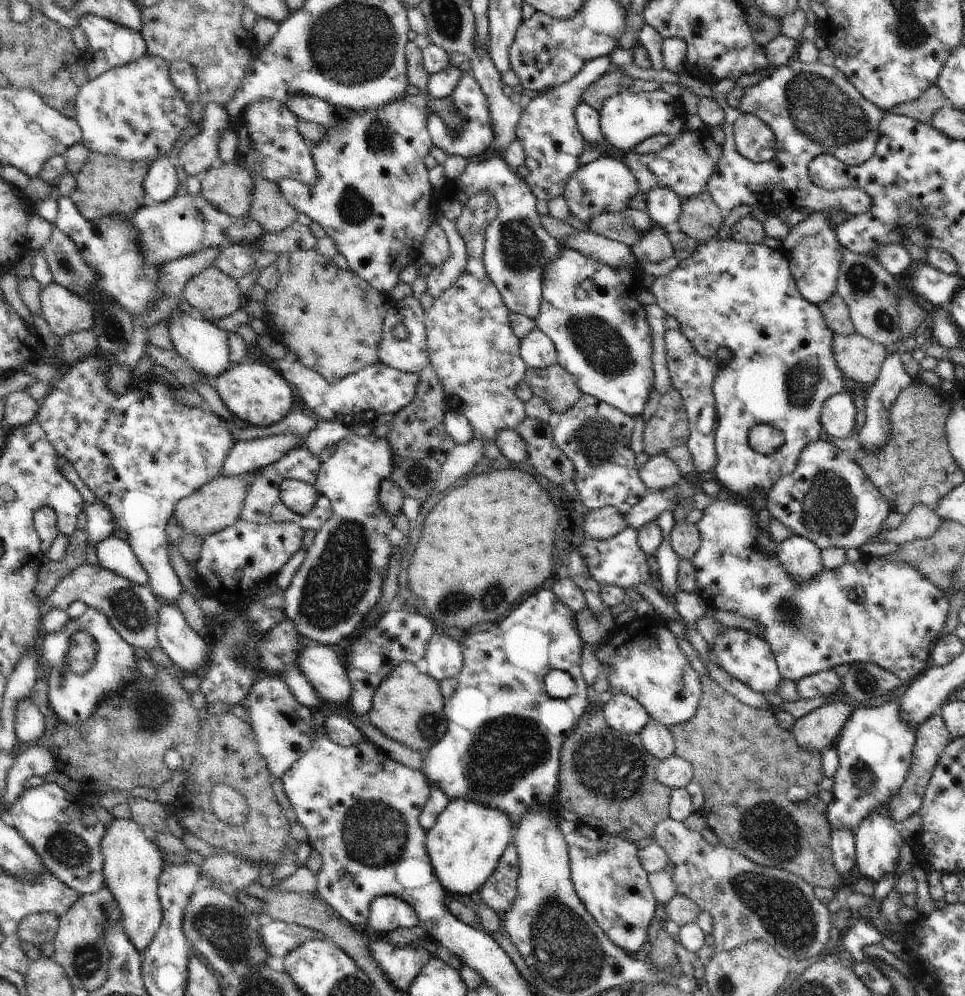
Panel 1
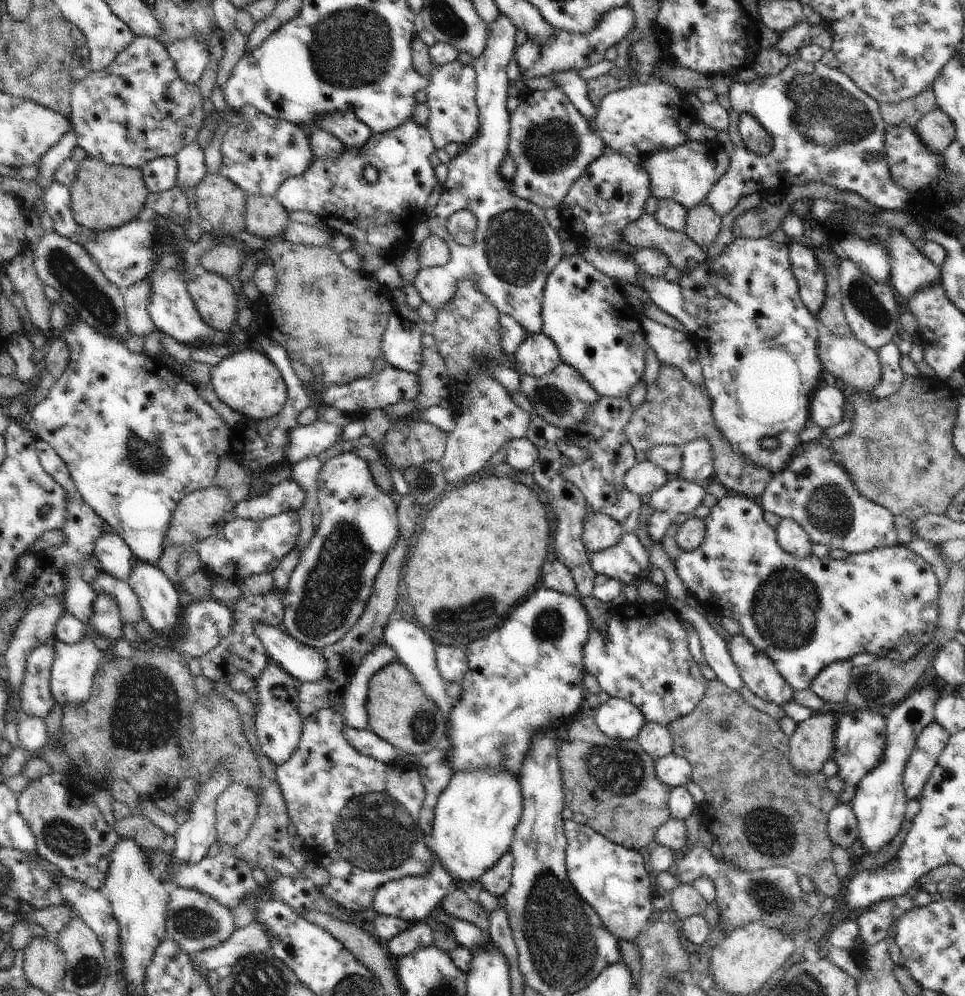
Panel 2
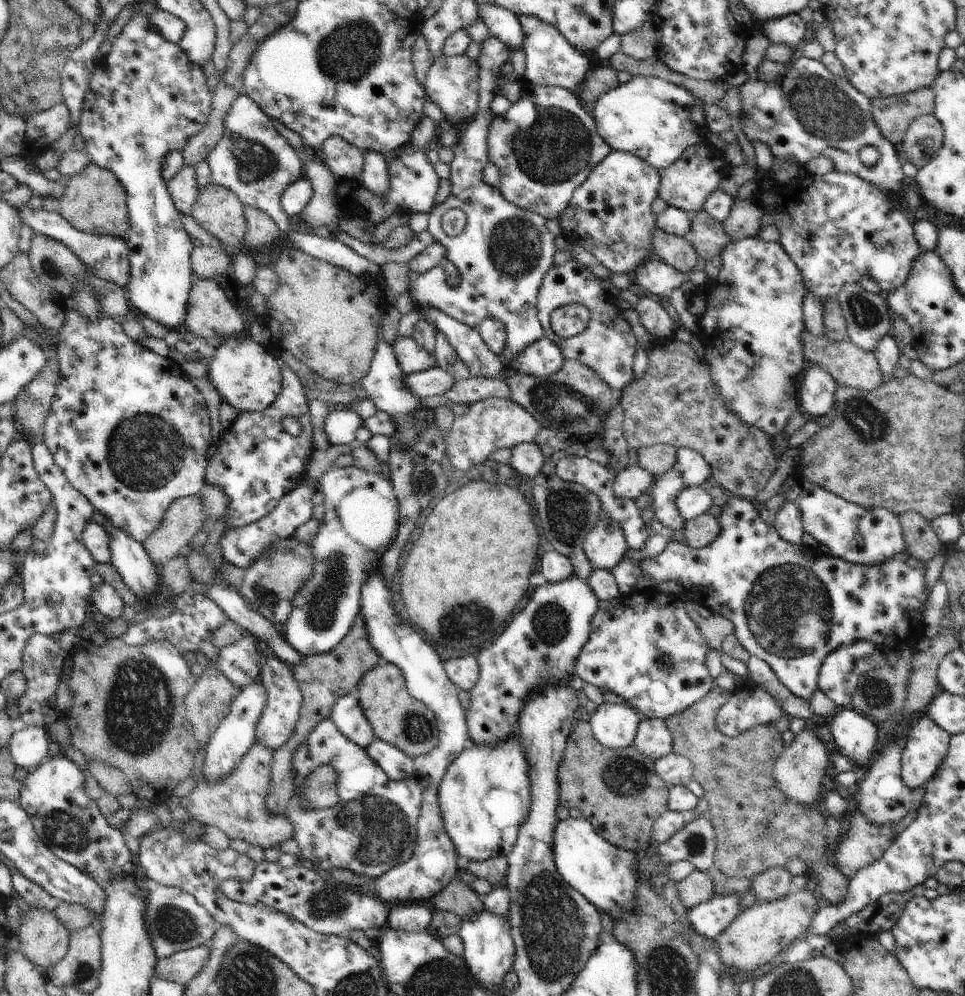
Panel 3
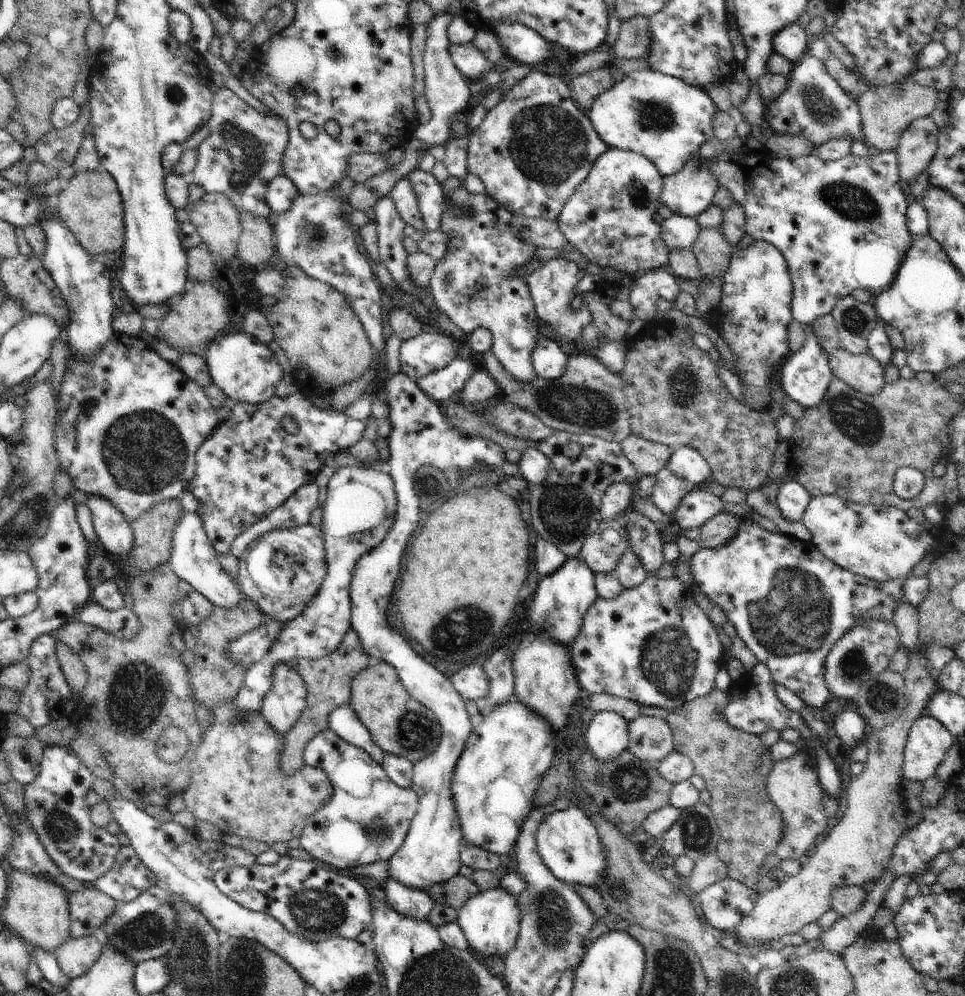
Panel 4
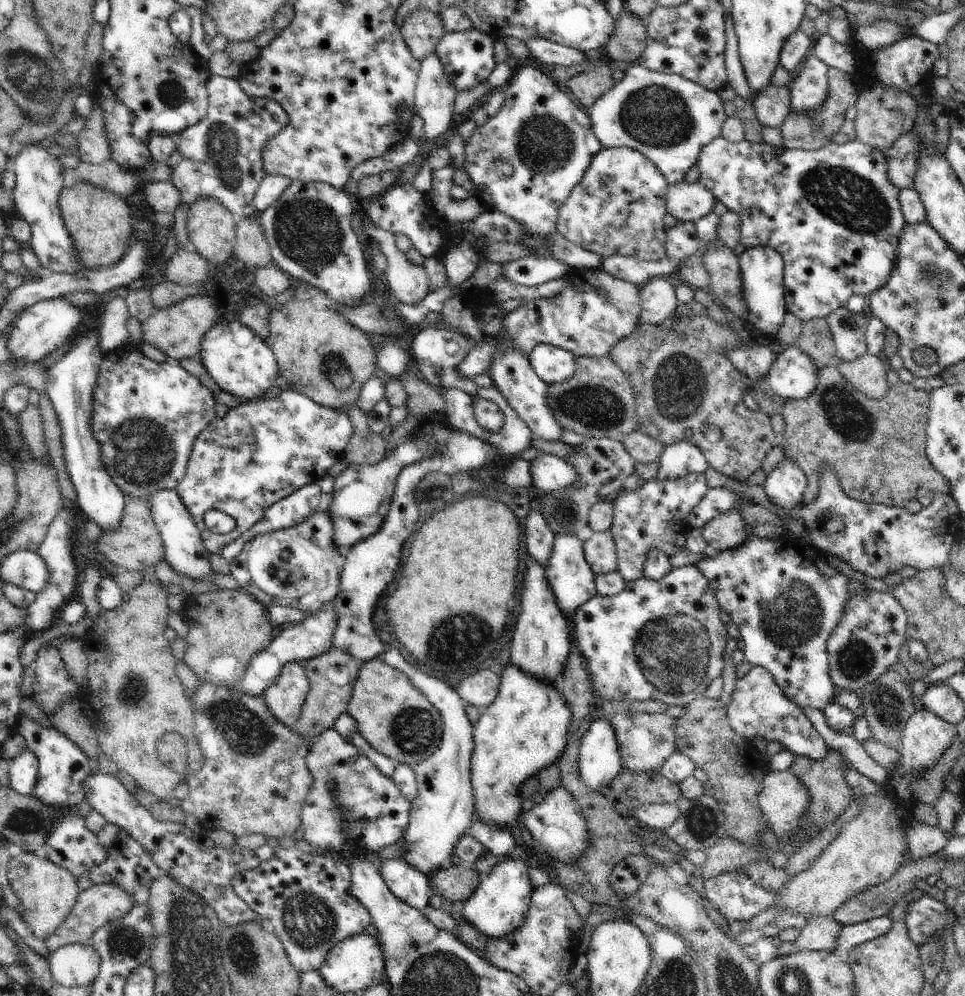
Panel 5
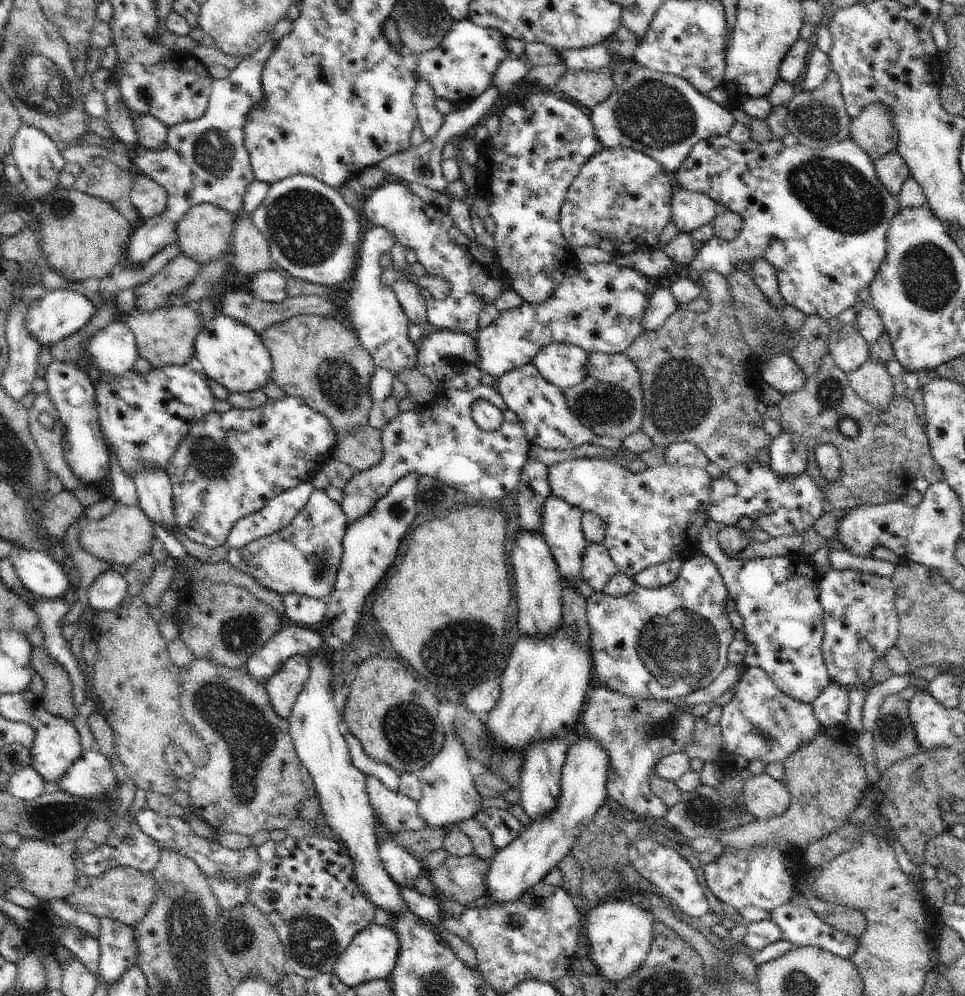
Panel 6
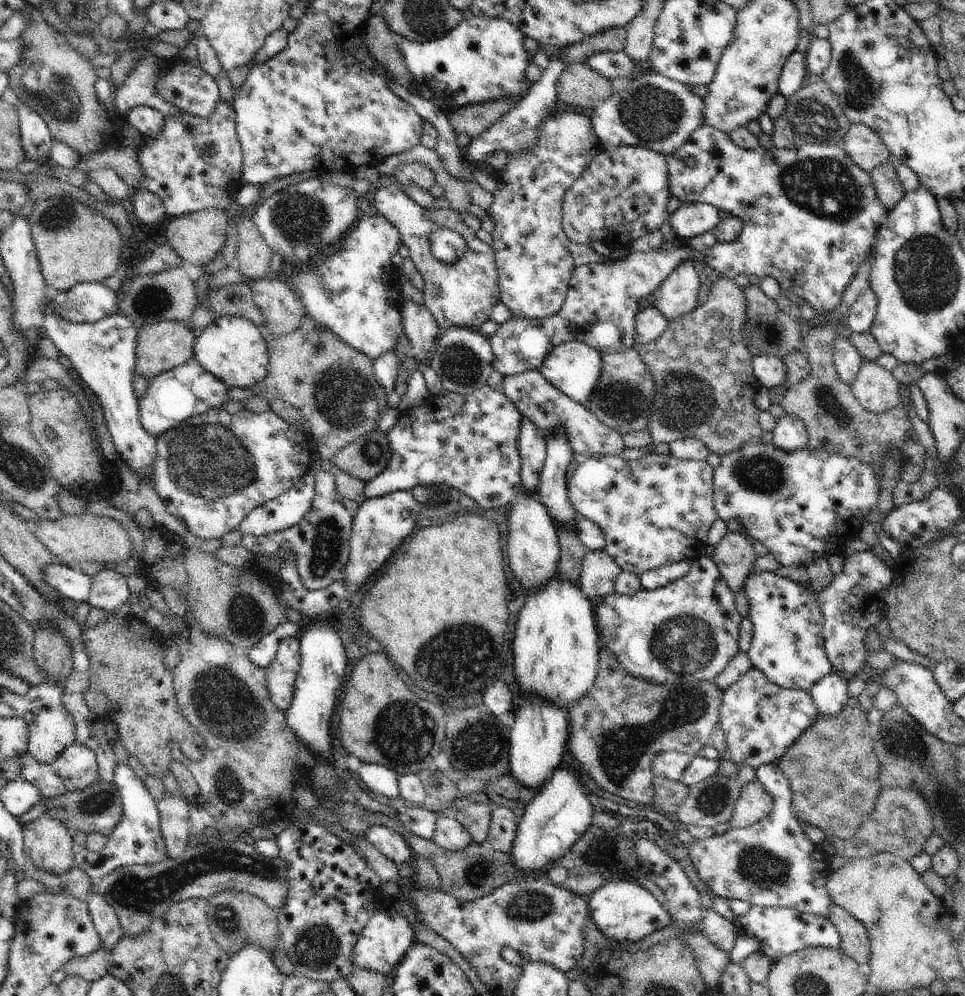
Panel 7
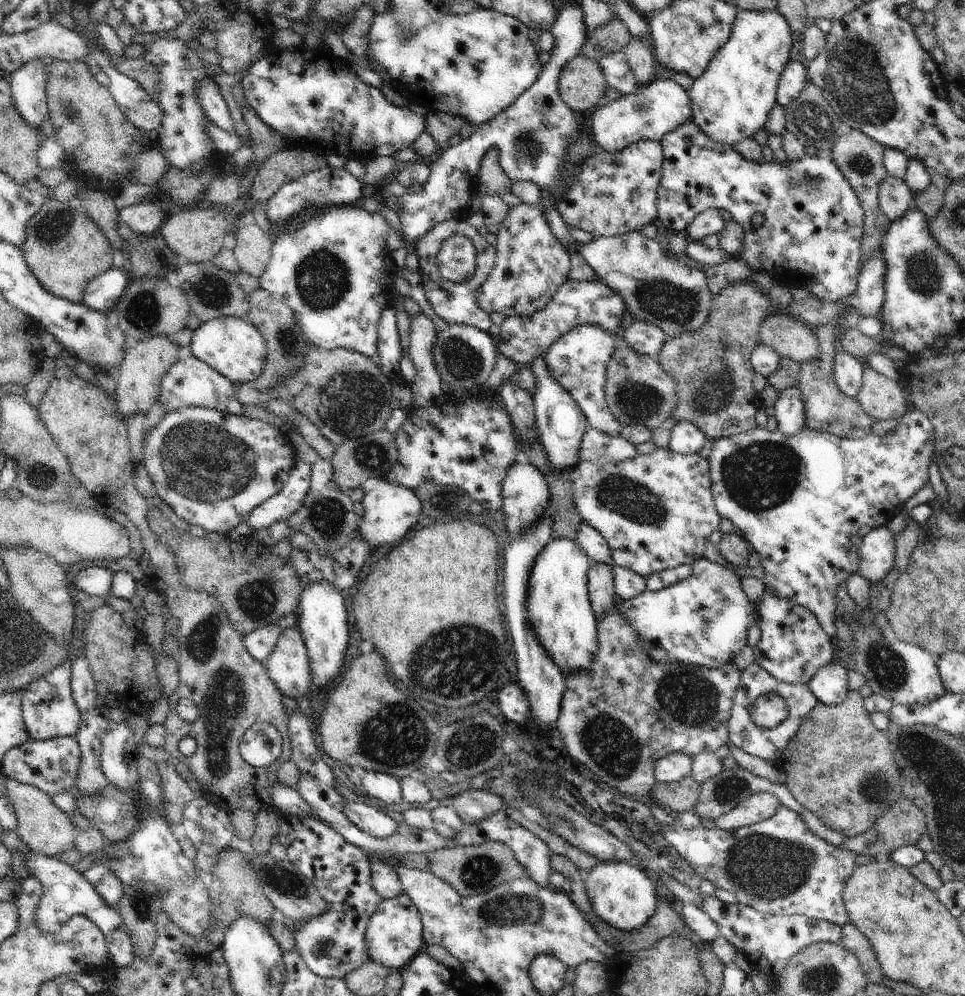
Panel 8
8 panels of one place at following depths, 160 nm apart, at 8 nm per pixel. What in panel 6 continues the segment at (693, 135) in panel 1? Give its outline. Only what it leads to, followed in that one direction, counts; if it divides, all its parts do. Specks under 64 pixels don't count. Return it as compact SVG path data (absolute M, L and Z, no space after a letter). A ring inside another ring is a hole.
M680 189L671 198L671 220L679 232L691 233L714 220L716 204L707 194Z

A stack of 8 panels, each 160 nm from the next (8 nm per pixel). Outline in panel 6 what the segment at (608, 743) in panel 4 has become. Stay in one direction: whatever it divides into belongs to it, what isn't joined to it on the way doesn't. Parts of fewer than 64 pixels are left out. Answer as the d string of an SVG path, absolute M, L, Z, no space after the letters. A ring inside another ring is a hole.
M586 736L570 742L562 767L557 807L541 819L532 821L514 842L495 854L486 875L488 905L505 905L521 899L570 852L577 836L597 817L600 807L610 801L607 793L609 766L608 751L600 741Z

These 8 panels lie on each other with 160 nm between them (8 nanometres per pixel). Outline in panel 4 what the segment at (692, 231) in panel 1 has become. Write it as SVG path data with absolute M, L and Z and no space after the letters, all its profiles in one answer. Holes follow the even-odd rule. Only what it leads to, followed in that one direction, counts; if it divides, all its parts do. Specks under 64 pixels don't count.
M702 227L691 249L696 255L702 275L722 276L727 270L732 245L716 227Z

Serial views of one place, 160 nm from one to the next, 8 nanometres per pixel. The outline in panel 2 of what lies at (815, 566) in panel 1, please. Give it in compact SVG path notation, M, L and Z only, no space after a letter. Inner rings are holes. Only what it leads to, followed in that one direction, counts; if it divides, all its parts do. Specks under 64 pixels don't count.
M782 519L776 530L778 544L788 554L805 559L813 553L813 543L809 534L797 522L792 519Z

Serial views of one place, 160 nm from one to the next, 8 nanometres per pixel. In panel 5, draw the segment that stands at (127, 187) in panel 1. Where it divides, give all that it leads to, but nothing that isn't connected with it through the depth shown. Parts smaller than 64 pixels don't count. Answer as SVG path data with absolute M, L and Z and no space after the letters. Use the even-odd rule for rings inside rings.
M80 178L74 186L62 188L59 207L84 269L107 268L122 260L133 236L133 216L124 198Z

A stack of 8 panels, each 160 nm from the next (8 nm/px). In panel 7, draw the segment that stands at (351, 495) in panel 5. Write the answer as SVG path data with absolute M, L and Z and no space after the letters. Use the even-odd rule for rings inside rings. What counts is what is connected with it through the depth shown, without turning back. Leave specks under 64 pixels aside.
M488 384L481 386L478 390L467 395L448 392L448 394L444 395L431 396L426 402L422 403L422 406L417 406L416 408L410 408L410 410L404 411L400 415L398 422L392 427L392 430L389 430L385 434L386 440L388 440L389 449L391 450L388 466L385 467L380 474L377 474L372 480L369 480L364 485L364 496L366 499L371 499L392 494L395 490L410 491L411 488L414 488L415 486L446 485L451 486L452 488L457 488L464 494L470 496L470 498L474 498L479 506L482 506L485 510L486 508L500 508L500 506L506 506L514 496L521 492L522 488L521 454L518 442L522 419L523 416L516 408L516 405L504 393L492 388Z

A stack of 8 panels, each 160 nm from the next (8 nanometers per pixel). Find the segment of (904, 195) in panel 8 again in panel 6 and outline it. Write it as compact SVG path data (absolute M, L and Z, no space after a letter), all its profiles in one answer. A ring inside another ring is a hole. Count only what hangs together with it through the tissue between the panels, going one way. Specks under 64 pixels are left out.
M894 149L875 161L875 165L880 182L896 197L904 182L911 177L902 155Z

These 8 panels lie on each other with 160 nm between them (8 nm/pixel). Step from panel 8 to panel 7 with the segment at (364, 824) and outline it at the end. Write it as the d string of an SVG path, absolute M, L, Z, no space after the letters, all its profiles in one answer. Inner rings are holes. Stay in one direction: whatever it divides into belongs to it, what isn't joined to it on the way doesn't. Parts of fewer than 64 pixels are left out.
M374 825L367 829L366 835L366 841L376 847L380 854L389 858L394 864L408 862L412 865L412 860L415 858L413 850L405 838L393 828Z

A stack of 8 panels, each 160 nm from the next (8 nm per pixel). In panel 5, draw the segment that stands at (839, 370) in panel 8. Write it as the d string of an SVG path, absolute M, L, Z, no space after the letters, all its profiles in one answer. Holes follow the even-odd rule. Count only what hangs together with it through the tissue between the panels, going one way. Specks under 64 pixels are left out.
M840 307L827 316L828 327L835 342L835 360L855 361L867 353L865 332L871 311L853 313L848 307Z

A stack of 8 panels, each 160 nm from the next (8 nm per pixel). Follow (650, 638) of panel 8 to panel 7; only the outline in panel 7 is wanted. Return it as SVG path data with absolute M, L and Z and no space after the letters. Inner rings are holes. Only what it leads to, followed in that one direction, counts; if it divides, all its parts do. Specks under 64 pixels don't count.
M699 556L691 562L688 574L653 591L640 589L632 596L616 592L595 604L595 619L600 648L608 649L622 665L626 674L658 685L658 680L676 675L690 676L698 681L713 681L739 653L738 632L743 616L735 605L735 594L730 590L720 569L711 557Z

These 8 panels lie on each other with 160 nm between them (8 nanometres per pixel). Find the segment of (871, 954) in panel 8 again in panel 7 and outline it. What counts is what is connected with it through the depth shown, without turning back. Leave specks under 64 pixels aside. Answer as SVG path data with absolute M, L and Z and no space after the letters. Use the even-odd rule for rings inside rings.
M831 904L826 918L838 929L841 936L841 949L854 958L863 971L868 970L870 941L866 927L844 907Z

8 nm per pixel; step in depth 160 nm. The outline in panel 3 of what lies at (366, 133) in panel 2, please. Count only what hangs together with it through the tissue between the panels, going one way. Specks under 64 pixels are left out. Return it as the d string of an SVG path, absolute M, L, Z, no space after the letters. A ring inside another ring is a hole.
M364 149L364 164L360 182L376 196L385 195L389 189L389 174L385 155Z

